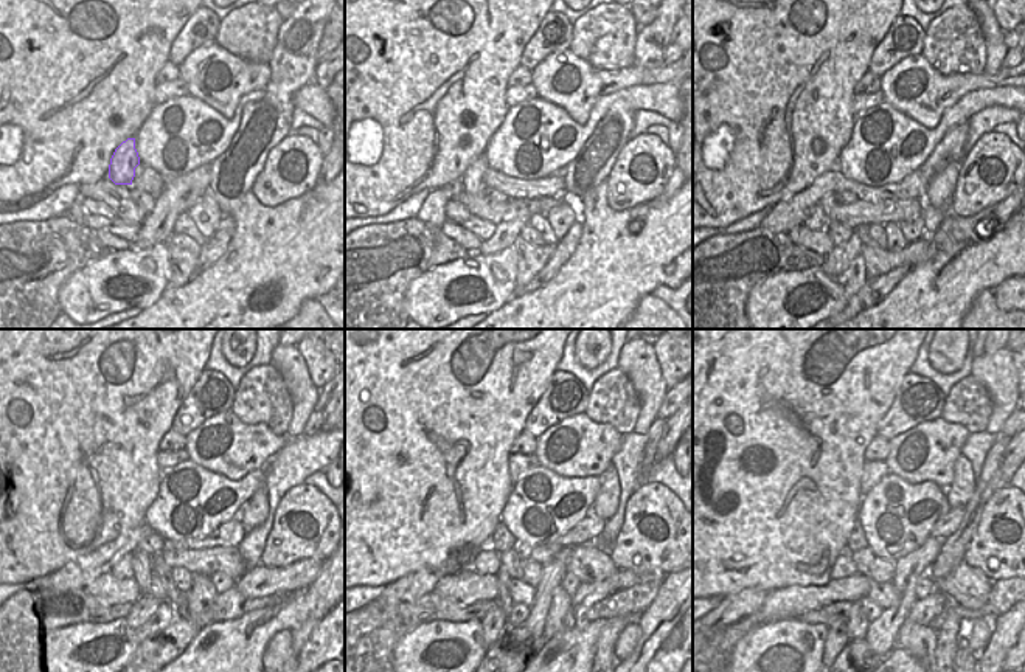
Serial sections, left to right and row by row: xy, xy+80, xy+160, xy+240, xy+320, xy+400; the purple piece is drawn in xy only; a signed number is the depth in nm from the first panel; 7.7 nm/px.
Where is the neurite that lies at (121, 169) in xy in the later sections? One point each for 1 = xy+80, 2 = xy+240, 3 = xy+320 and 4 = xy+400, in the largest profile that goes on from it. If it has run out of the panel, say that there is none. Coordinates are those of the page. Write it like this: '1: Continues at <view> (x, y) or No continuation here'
1: Continues at xy+80 (472, 180)
2: Continues at xy+240 (142, 562)
3: Continues at xy+320 (503, 599)
4: Continues at xy+400 (858, 624)

